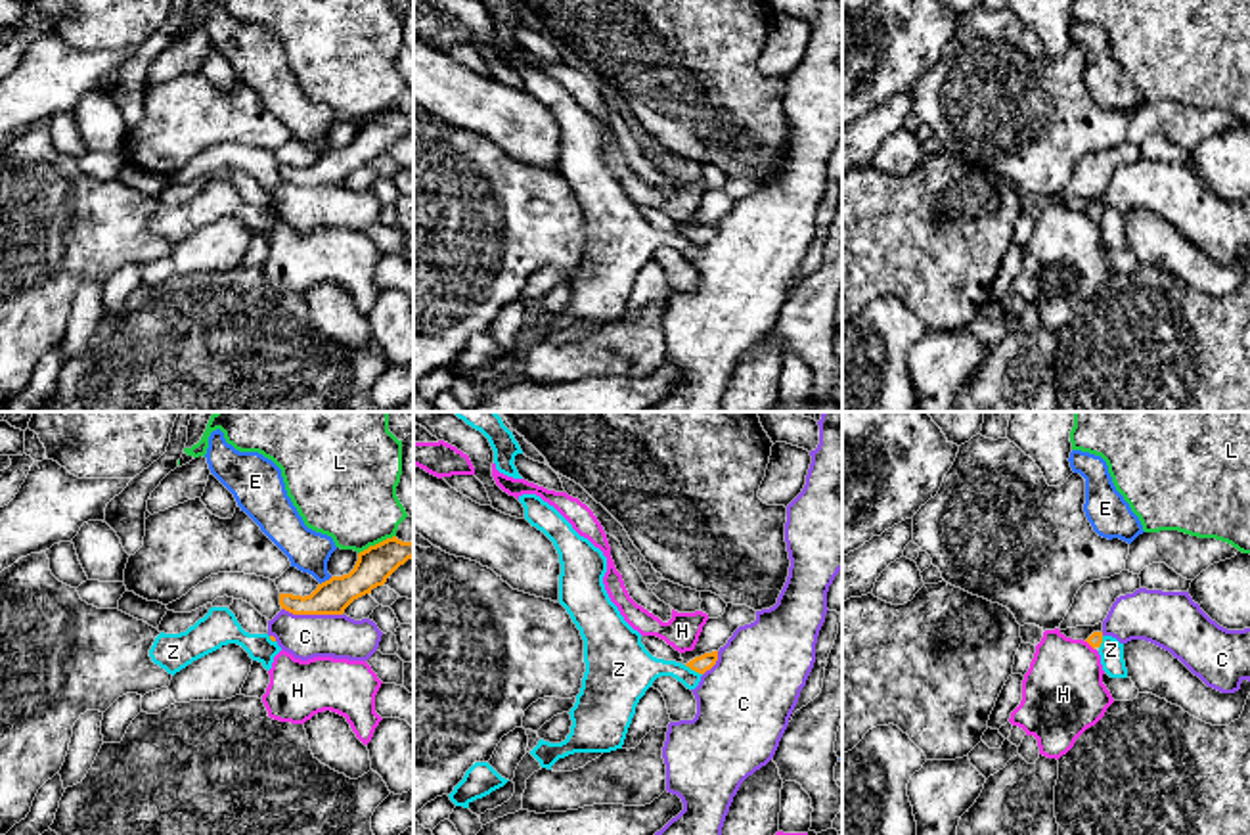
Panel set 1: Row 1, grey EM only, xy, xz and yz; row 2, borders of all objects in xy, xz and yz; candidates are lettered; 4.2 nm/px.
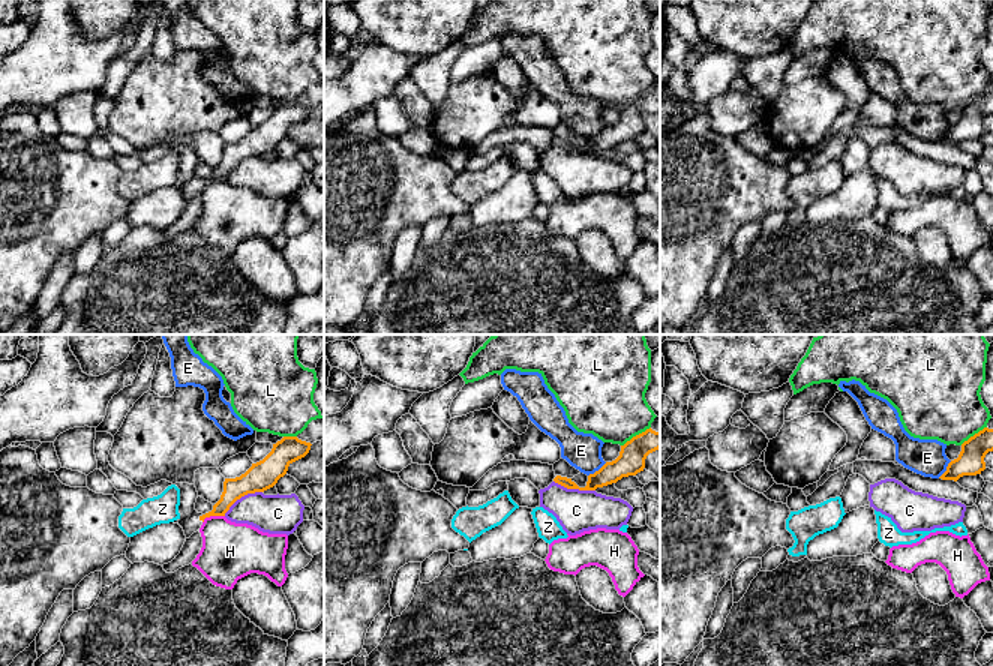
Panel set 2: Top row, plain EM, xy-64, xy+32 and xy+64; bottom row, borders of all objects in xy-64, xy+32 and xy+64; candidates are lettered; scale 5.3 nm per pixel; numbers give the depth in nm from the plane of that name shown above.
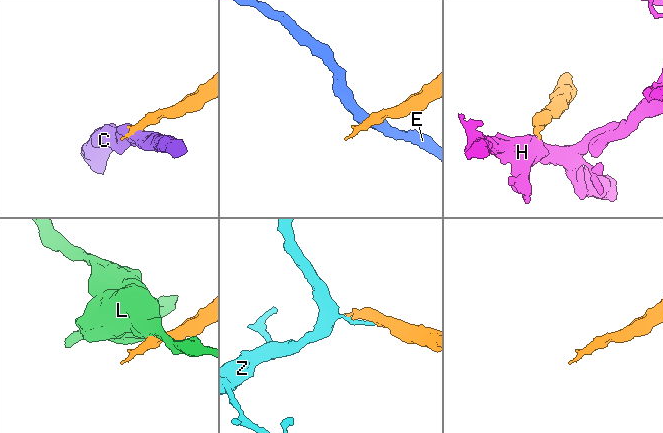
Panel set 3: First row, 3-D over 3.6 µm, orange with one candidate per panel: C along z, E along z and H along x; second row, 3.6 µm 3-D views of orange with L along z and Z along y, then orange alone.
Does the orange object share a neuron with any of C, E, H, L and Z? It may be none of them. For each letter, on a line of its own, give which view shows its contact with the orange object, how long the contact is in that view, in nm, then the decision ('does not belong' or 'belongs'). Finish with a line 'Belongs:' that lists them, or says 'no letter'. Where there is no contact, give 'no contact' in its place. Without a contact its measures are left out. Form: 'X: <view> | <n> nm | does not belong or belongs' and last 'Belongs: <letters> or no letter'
C: xy | 260 nm | does not belong
E: xy | 70 nm | does not belong
H: yz | 60 nm | does not belong
L: xy | 180 nm | does not belong
Z: xz | 90 nm | does not belong
Belongs: no letter

